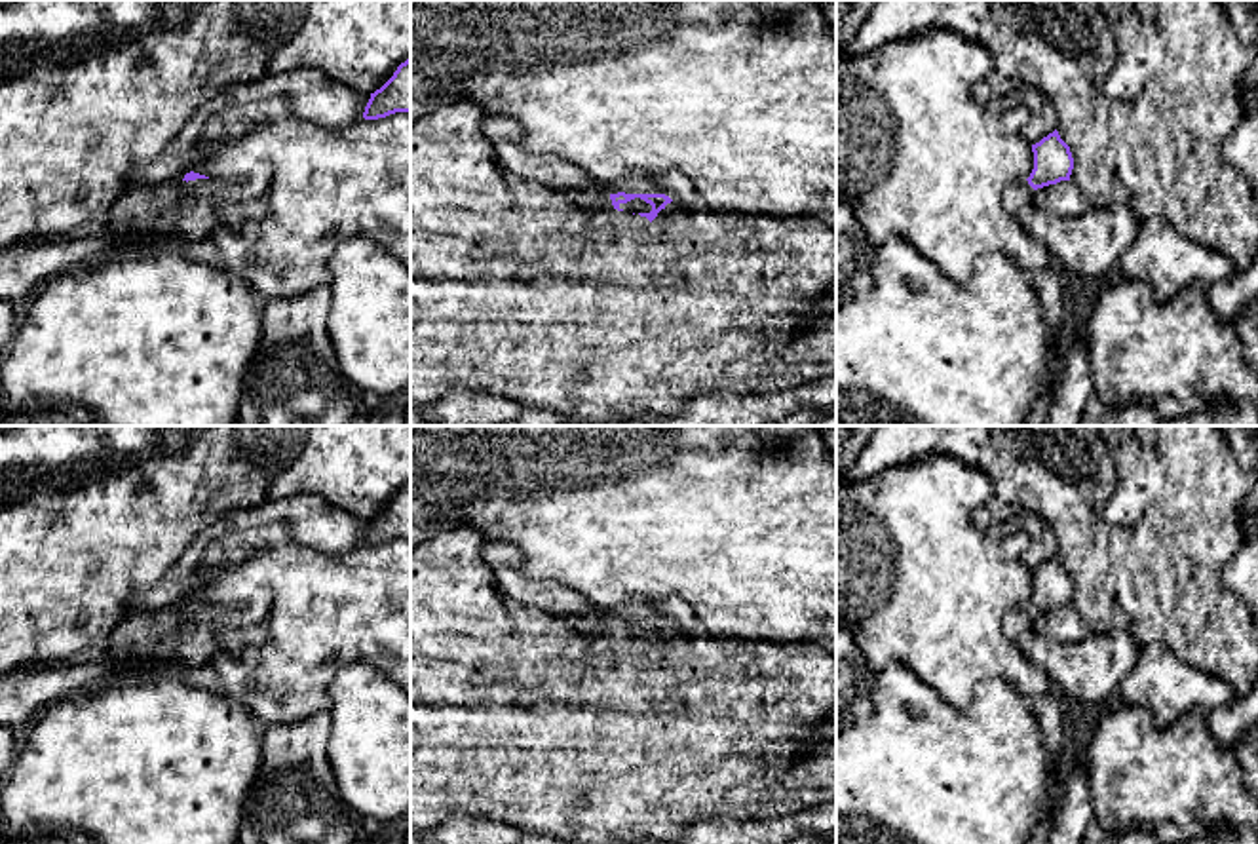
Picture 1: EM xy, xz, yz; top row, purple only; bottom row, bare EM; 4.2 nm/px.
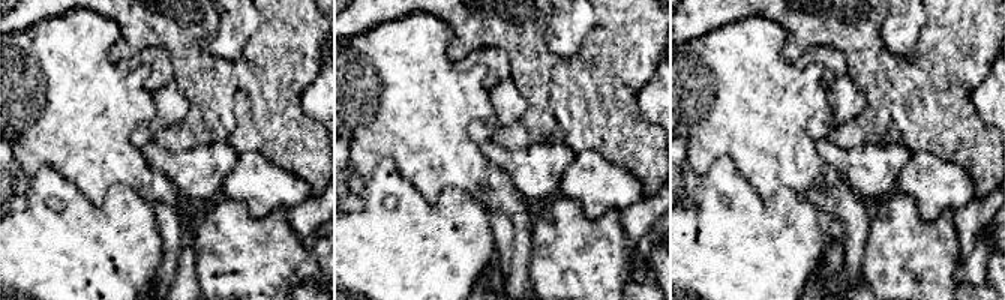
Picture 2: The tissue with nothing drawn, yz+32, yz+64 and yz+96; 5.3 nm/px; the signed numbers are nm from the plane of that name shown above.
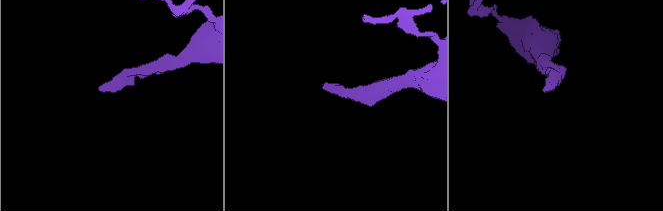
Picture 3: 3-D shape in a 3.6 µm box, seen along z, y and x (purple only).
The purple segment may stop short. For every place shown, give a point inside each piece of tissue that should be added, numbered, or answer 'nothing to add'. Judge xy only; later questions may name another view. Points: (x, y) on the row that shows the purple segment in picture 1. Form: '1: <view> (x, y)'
1: xy (179, 211)

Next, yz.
1: yz (1019, 194)

